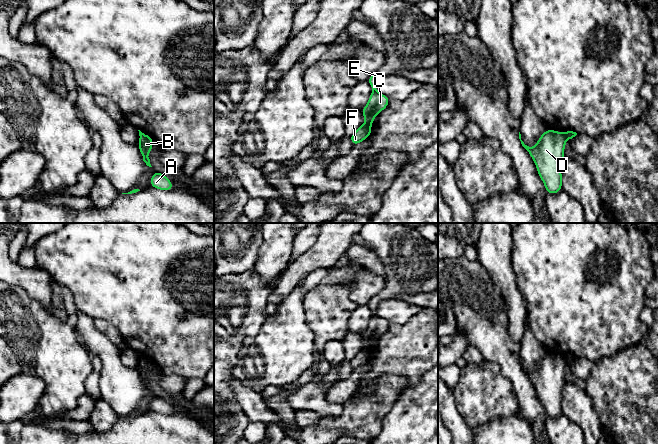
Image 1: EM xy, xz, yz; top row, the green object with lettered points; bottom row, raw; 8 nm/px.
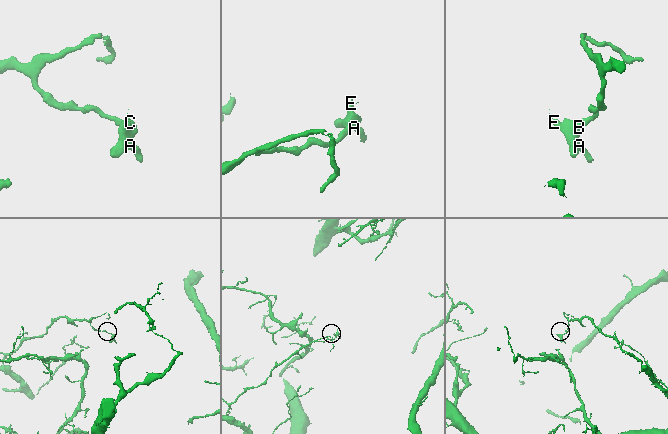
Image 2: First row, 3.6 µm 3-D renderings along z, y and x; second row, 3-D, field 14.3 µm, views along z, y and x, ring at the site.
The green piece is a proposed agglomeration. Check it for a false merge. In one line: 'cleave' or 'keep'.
cleave

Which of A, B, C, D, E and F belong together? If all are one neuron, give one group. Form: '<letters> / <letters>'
A B C D E / F

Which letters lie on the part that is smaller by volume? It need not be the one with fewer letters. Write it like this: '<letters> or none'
A, B, C, D, E

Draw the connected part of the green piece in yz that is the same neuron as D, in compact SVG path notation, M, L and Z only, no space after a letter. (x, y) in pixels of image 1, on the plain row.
M547 353L538 363L535 371L529 371L521 364L519 356L519 363L522 370L528 375L529 379L533 382L539 401L542 403L547 418L556 418L562 414L562 397L561 390L564 385L564 372L566 362L563 357L551 353Z

